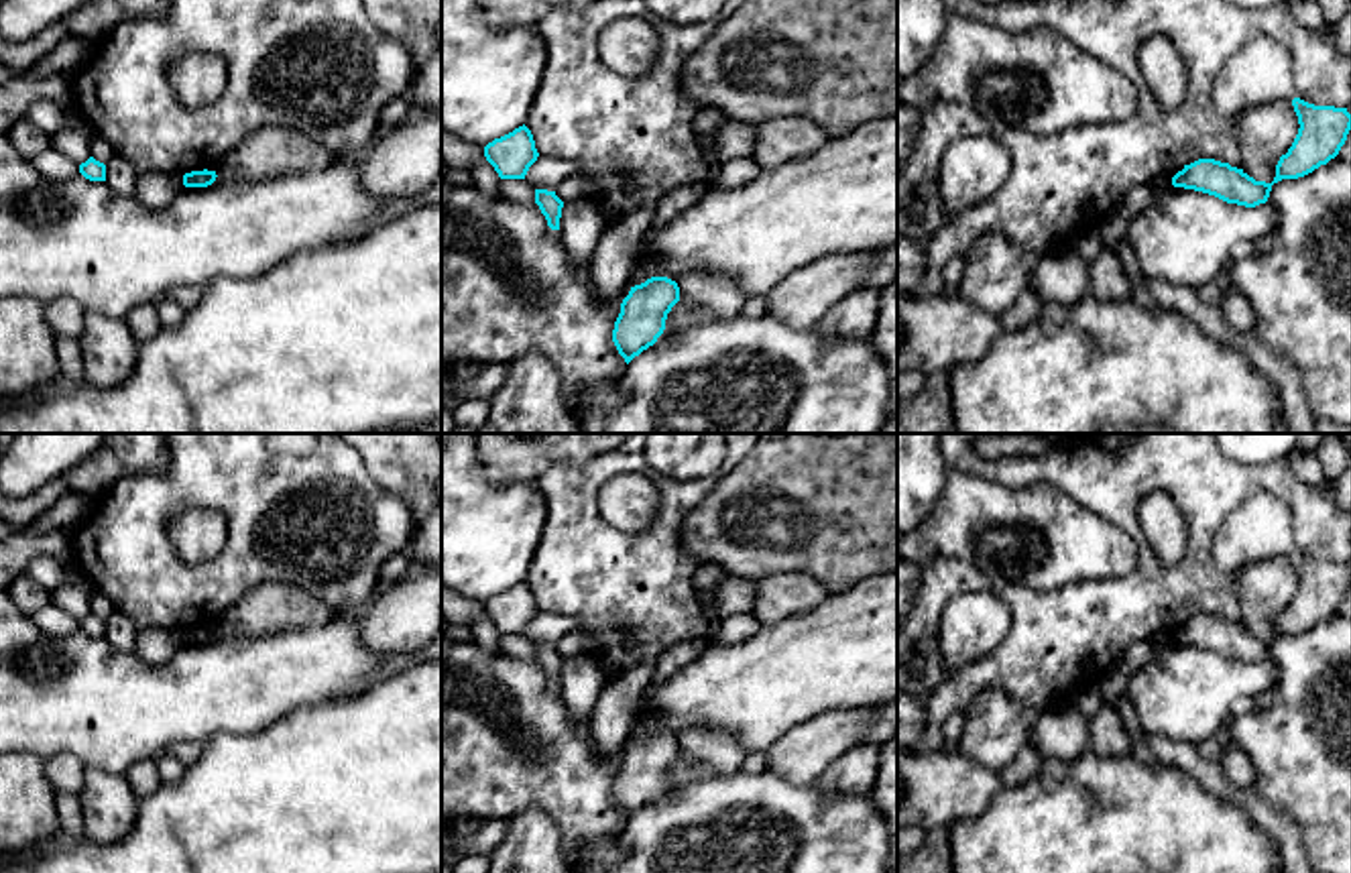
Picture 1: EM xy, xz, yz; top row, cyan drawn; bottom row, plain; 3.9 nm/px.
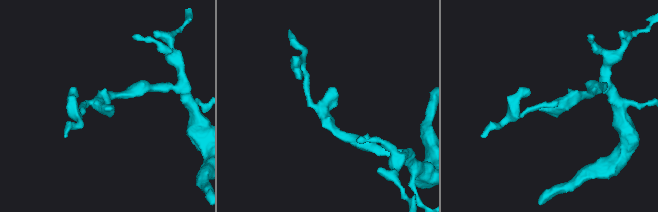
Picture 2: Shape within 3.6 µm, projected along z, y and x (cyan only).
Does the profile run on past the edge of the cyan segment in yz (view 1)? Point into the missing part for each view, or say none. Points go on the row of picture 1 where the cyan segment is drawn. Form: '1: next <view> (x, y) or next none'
1: next none

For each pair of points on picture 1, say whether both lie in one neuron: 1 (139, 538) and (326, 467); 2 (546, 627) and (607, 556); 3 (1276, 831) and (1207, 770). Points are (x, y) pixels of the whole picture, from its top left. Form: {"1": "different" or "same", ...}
{"1": "same", "2": "different", "3": "same"}

